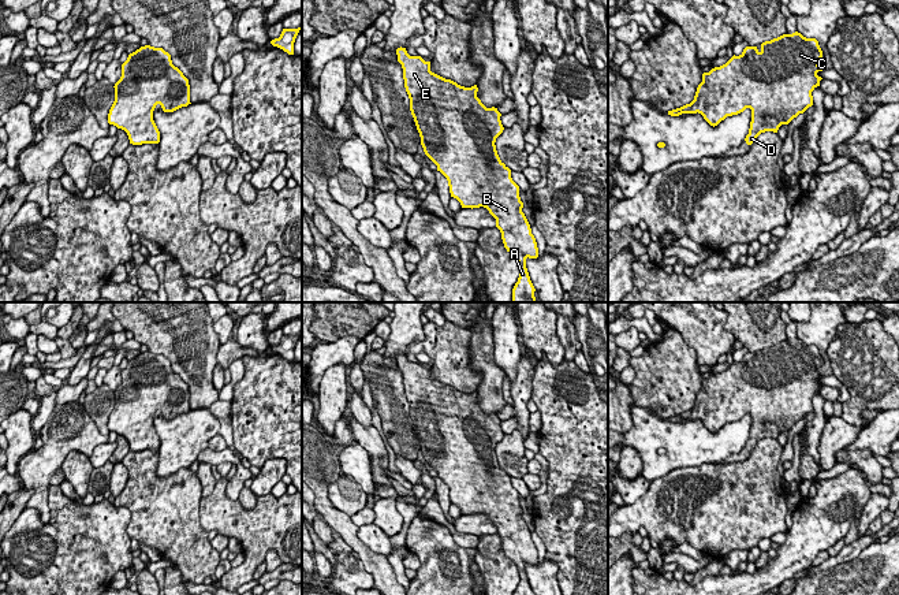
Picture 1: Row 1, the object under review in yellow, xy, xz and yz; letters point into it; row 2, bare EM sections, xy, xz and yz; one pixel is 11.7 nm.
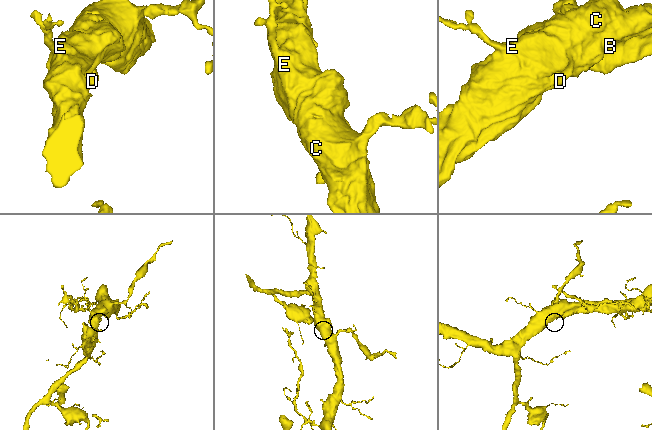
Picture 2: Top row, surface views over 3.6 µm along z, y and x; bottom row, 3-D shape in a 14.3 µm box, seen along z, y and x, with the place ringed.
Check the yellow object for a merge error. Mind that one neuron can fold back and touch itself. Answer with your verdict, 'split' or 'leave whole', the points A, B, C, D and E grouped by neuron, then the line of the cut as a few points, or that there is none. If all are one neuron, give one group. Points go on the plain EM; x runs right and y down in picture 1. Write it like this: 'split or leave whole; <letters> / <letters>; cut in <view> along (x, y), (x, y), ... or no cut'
leave whole; A B C D E; no cut

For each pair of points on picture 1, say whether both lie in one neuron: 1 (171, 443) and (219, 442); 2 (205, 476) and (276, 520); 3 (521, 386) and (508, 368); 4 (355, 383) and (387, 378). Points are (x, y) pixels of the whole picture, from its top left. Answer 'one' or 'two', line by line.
1: two
2: two
3: two
4: two

